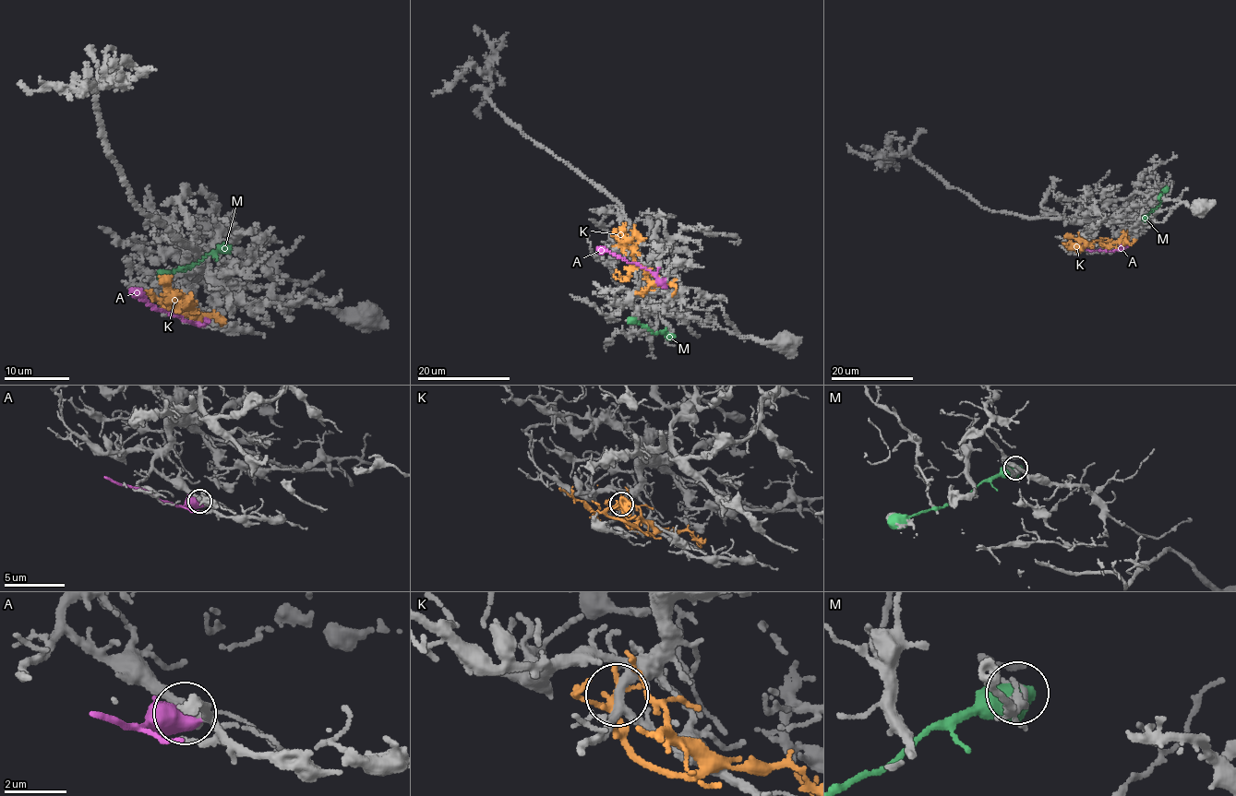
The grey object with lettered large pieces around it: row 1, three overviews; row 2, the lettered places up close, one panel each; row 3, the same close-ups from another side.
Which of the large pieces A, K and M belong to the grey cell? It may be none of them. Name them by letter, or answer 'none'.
none

